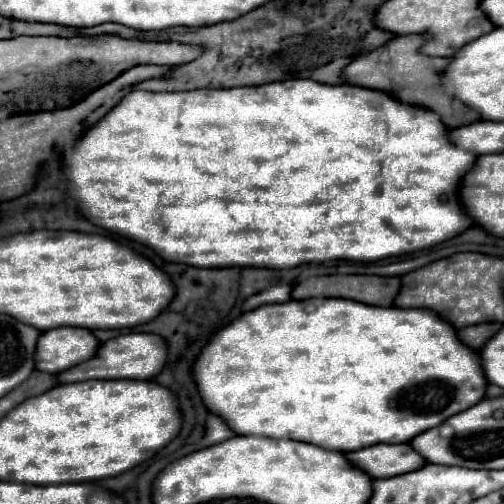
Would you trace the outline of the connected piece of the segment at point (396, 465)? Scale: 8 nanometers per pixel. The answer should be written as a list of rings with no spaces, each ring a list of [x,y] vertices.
[[[371,445],[347,453],[347,457],[373,479],[405,475],[427,463],[425,457],[421,457],[411,445]]]

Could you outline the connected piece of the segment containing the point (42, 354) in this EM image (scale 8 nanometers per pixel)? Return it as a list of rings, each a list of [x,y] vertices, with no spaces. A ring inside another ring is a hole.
[[[57,327],[43,331],[37,341],[35,365],[45,373],[63,373],[97,353],[99,339],[89,329]]]

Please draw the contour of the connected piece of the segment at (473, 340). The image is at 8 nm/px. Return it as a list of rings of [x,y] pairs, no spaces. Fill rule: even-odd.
[[[481,323],[481,325],[473,325],[469,329],[459,329],[459,337],[473,349],[481,349],[485,345],[485,341],[489,341],[489,337],[493,337],[493,333],[497,333],[497,329],[501,329],[501,325],[497,323]]]

